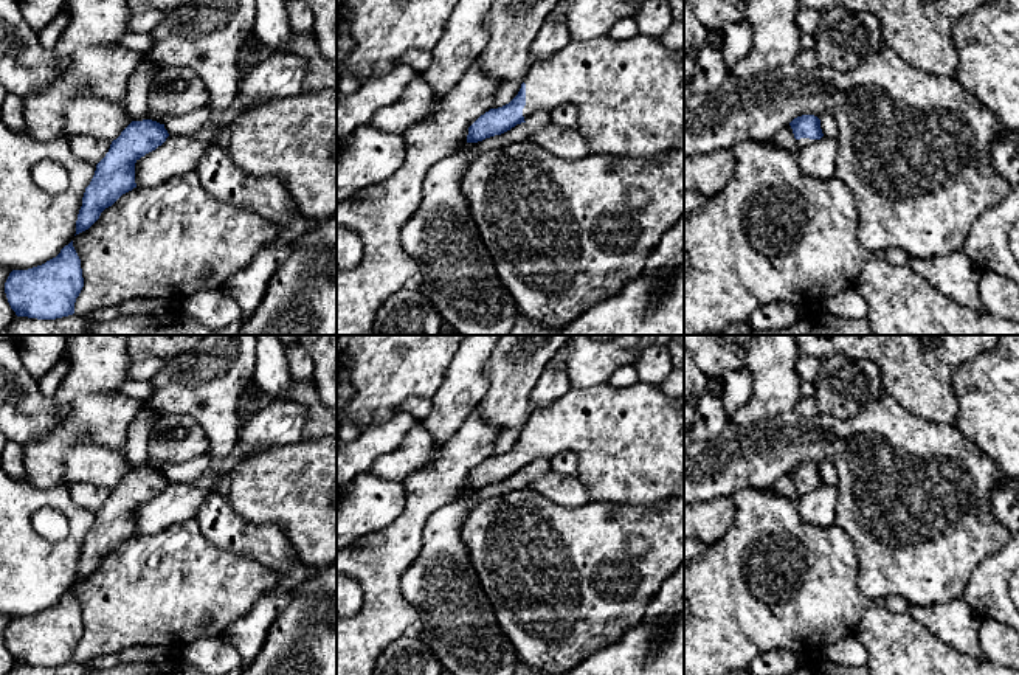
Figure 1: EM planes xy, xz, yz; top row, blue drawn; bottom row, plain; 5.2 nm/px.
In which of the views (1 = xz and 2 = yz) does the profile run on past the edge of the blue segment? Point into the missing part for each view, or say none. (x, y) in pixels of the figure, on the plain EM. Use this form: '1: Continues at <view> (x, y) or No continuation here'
1: Continues at xz (630, 441)
2: Continues at yz (802, 489)

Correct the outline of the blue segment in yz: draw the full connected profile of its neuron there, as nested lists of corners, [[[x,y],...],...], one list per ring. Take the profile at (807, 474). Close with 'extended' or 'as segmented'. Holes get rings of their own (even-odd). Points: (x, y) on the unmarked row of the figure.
[[[802,462],[789,470],[799,495],[807,493],[824,484],[820,467],[814,462]]]; extended

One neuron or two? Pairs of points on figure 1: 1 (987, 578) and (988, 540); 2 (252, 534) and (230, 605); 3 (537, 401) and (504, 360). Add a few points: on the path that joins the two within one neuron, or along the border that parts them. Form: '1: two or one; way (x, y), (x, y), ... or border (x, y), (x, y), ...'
1: two; border (1002, 545), (973, 570), (967, 587)
2: two; border (211, 542), (245, 554), (276, 573)
3: two; border (549, 362), (532, 393), (531, 411)

